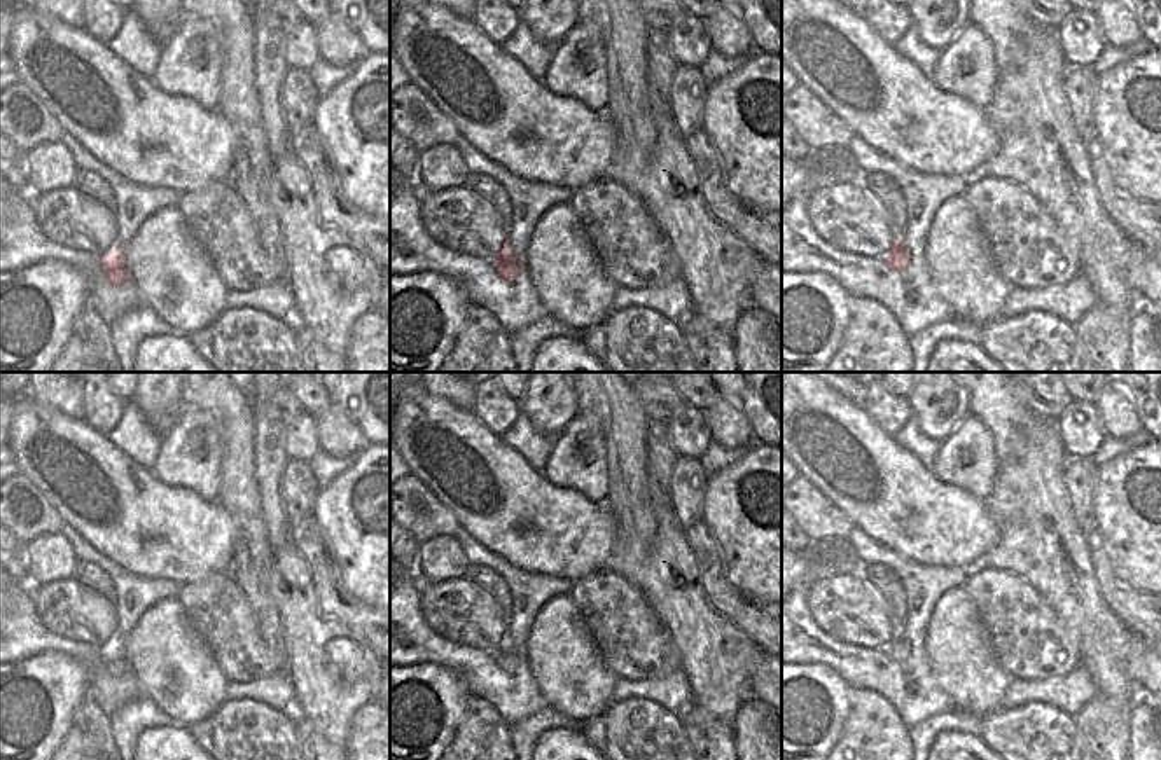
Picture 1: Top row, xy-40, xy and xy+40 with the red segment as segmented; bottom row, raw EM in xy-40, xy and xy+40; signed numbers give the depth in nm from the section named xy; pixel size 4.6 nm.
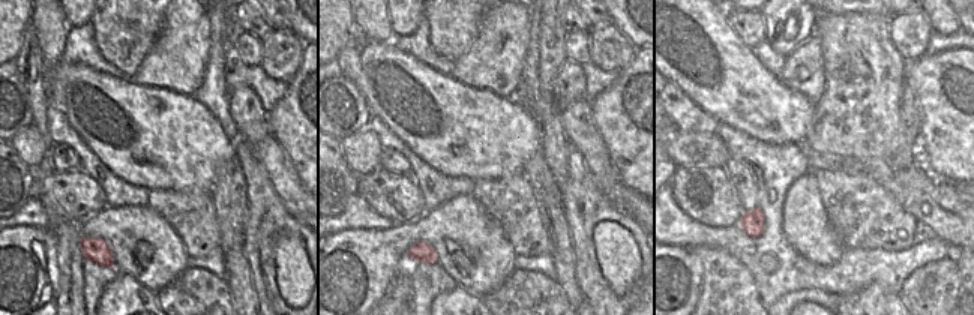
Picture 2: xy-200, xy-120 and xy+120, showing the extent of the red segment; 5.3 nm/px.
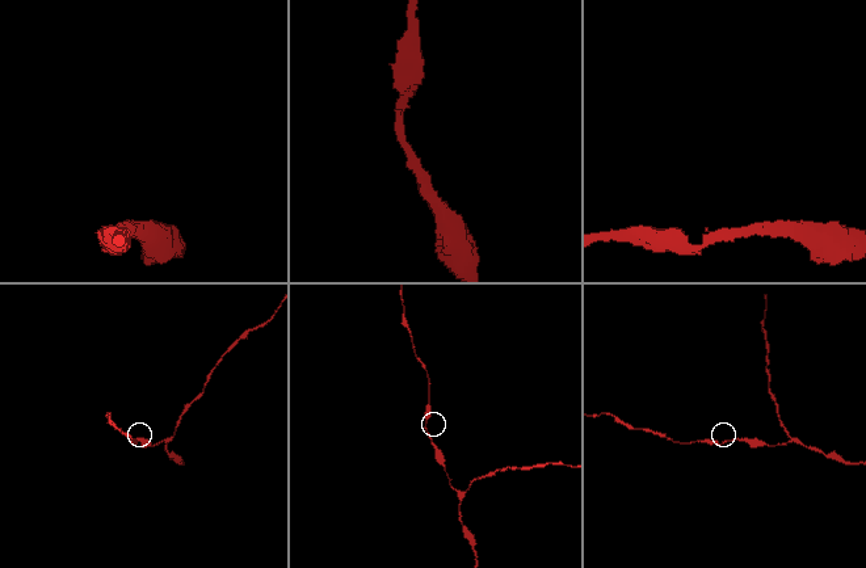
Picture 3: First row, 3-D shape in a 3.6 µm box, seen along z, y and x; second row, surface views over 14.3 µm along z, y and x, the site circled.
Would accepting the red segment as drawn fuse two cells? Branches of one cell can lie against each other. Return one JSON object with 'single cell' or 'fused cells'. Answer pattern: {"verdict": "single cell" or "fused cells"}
{"verdict": "single cell"}

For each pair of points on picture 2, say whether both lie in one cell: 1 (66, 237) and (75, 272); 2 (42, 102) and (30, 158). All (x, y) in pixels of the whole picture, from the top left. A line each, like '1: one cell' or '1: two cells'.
1: one cell
2: two cells

